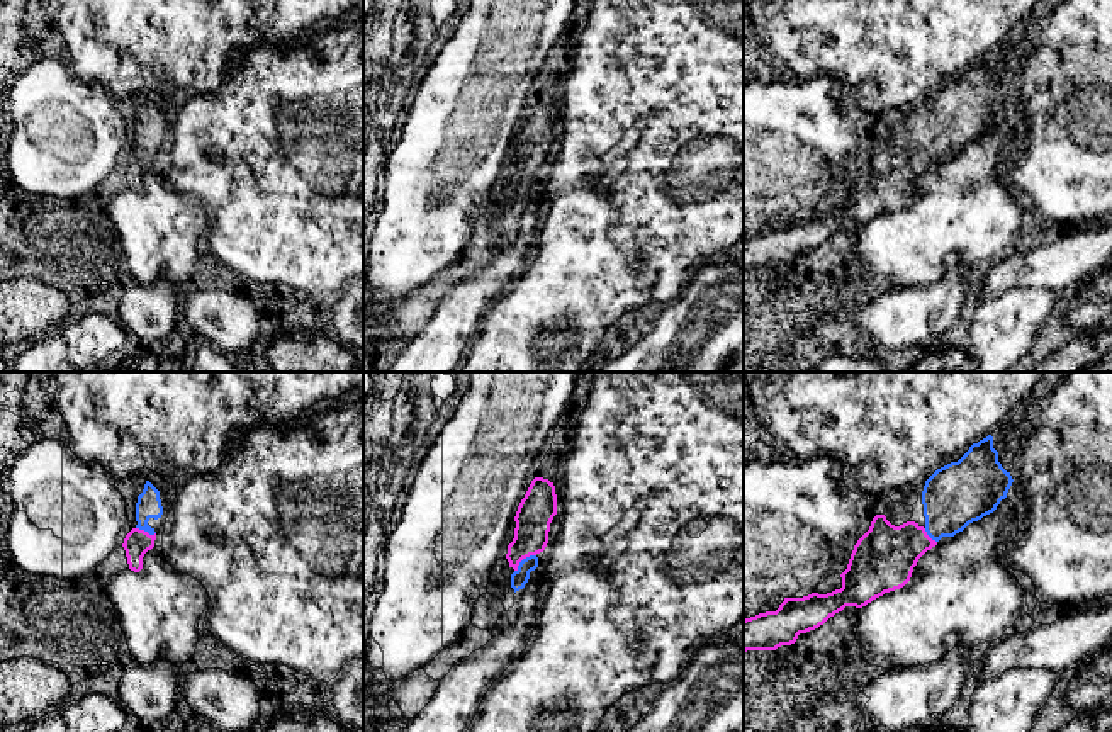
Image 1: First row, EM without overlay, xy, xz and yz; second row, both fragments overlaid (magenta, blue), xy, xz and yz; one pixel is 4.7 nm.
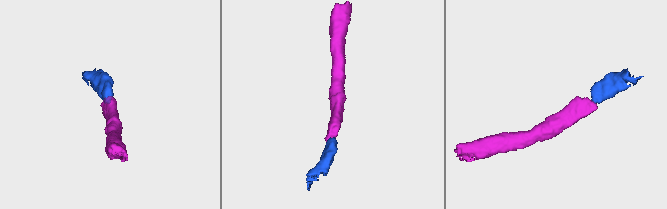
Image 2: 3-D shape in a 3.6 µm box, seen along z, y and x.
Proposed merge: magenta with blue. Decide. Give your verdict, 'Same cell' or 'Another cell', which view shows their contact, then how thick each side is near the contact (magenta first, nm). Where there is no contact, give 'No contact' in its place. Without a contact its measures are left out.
Same cell. Touches magenta in xz. Thickness 170 nm (magenta) against 80 nm

